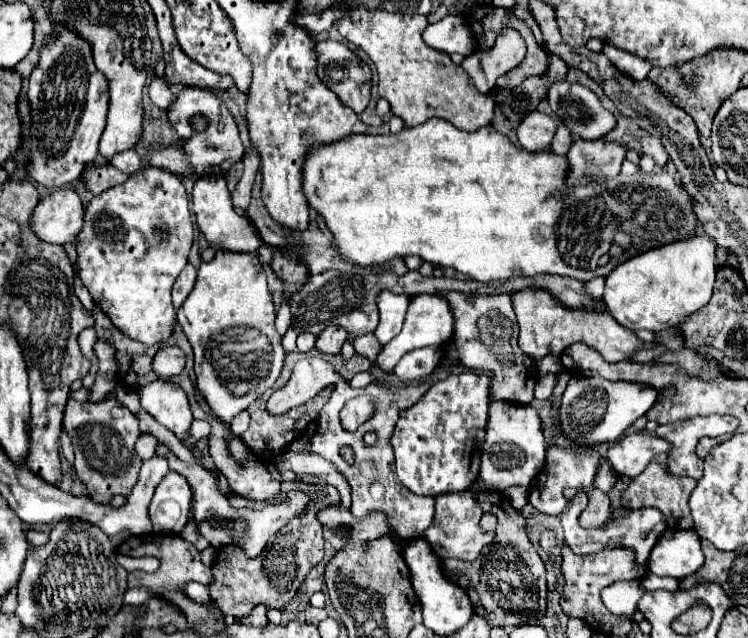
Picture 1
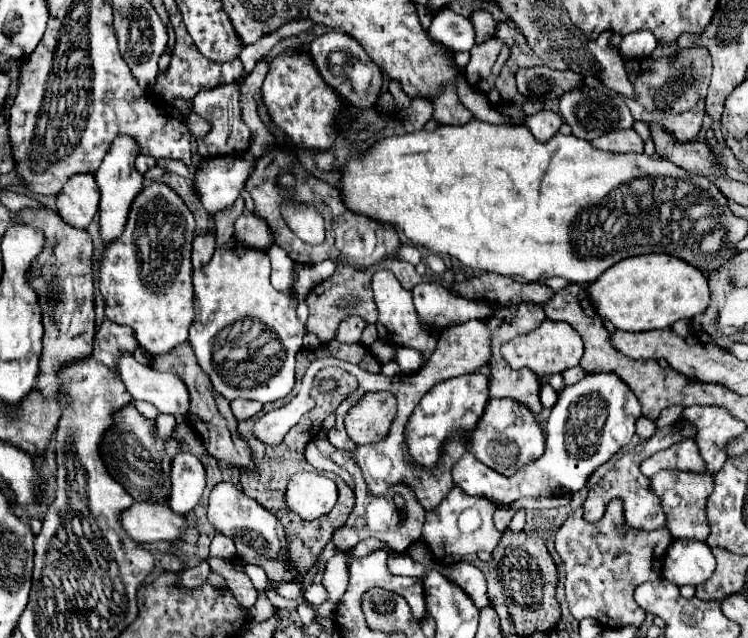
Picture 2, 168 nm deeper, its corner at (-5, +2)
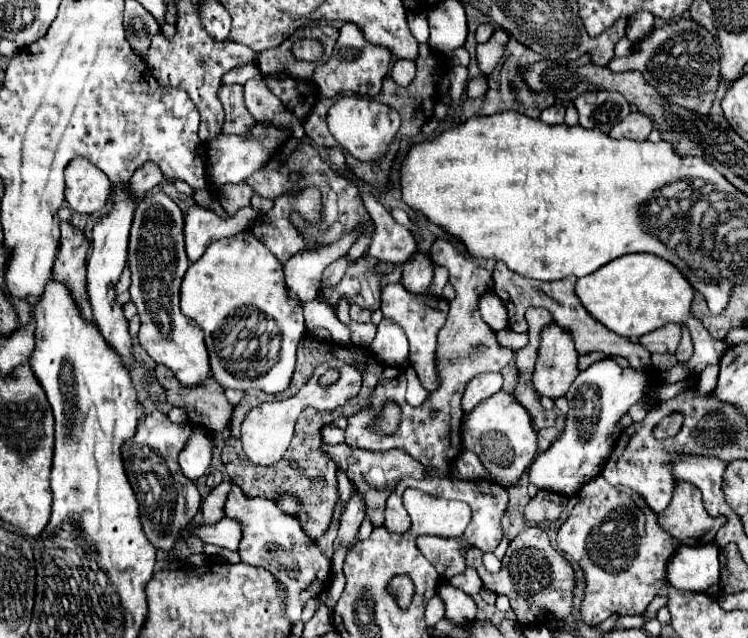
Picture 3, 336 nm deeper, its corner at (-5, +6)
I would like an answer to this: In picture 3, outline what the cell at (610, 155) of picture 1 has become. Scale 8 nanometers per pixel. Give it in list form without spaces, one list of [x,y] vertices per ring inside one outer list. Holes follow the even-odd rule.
[[[629,113],[627,119],[623,119],[621,123],[617,123],[613,129],[611,129],[611,137],[613,139],[635,139],[635,141],[645,141],[651,133],[653,125],[651,125],[651,119],[643,113]]]

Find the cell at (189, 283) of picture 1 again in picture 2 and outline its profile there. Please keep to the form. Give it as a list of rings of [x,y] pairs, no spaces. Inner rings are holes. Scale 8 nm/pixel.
[[[213,235],[197,237],[193,241],[193,269],[201,269],[203,265],[207,265],[213,251],[215,251],[215,237]]]

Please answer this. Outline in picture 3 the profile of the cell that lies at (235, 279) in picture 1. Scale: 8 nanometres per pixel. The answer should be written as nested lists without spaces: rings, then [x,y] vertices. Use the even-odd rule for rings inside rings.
[[[249,231],[211,243],[203,257],[189,265],[181,283],[181,311],[185,317],[191,317],[203,327],[205,345],[211,357],[211,371],[219,385],[241,391],[251,387],[271,395],[287,389],[295,371],[295,351],[305,335],[303,311],[301,303],[285,291],[283,265]],[[239,341],[247,341],[245,349],[237,349]]]

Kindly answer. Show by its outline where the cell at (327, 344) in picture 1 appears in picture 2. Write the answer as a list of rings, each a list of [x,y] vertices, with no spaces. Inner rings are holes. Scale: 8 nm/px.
[[[359,317],[343,319],[343,323],[337,327],[335,341],[339,341],[339,343],[359,343],[361,331],[363,331],[365,325],[367,323],[363,323],[363,319],[359,319]]]

